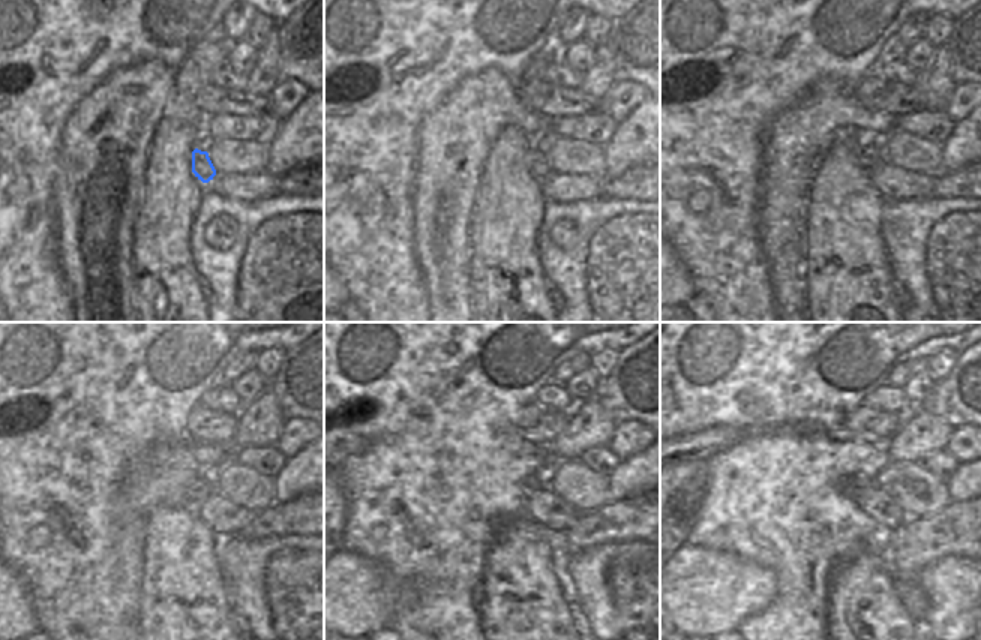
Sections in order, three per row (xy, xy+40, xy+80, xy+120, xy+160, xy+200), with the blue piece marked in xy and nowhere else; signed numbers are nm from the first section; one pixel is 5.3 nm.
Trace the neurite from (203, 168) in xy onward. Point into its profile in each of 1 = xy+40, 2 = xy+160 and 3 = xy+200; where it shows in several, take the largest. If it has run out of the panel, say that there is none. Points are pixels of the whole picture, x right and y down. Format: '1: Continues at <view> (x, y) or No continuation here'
1: Continues at xy+40 (539, 167)
2: Continues at xy+160 (533, 484)
3: Continues at xy+200 (857, 487).

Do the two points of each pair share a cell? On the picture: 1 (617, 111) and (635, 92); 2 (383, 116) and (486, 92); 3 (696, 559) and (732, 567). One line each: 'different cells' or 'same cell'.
1: same cell
2: different cells
3: same cell

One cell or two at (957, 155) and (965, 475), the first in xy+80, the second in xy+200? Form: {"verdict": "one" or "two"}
{"verdict": "one"}

